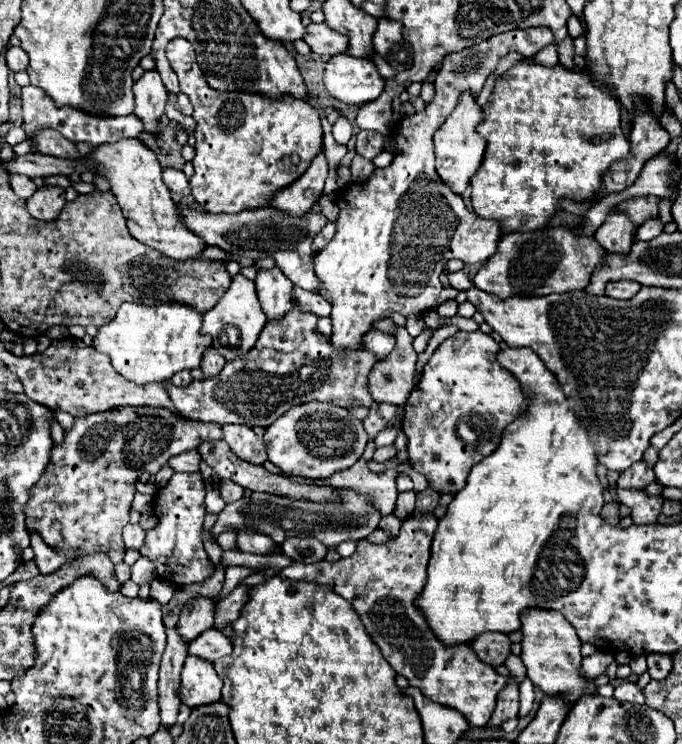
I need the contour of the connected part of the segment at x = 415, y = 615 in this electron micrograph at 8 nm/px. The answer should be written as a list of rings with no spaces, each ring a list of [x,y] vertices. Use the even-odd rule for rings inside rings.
[[[414,512],[402,522],[400,534],[386,544],[360,540],[358,550],[350,558],[340,558],[338,562],[322,560],[314,564],[294,562],[280,570],[278,576],[284,580],[314,582],[346,598],[360,616],[366,634],[410,686],[420,688],[432,702],[462,712],[472,726],[486,726],[496,708],[496,694],[506,684],[506,678],[496,674],[490,664],[484,664],[470,644],[442,644],[442,640],[430,630],[420,608],[414,604],[426,586],[426,566],[436,524],[438,520],[432,514],[418,516],[418,512]]]

